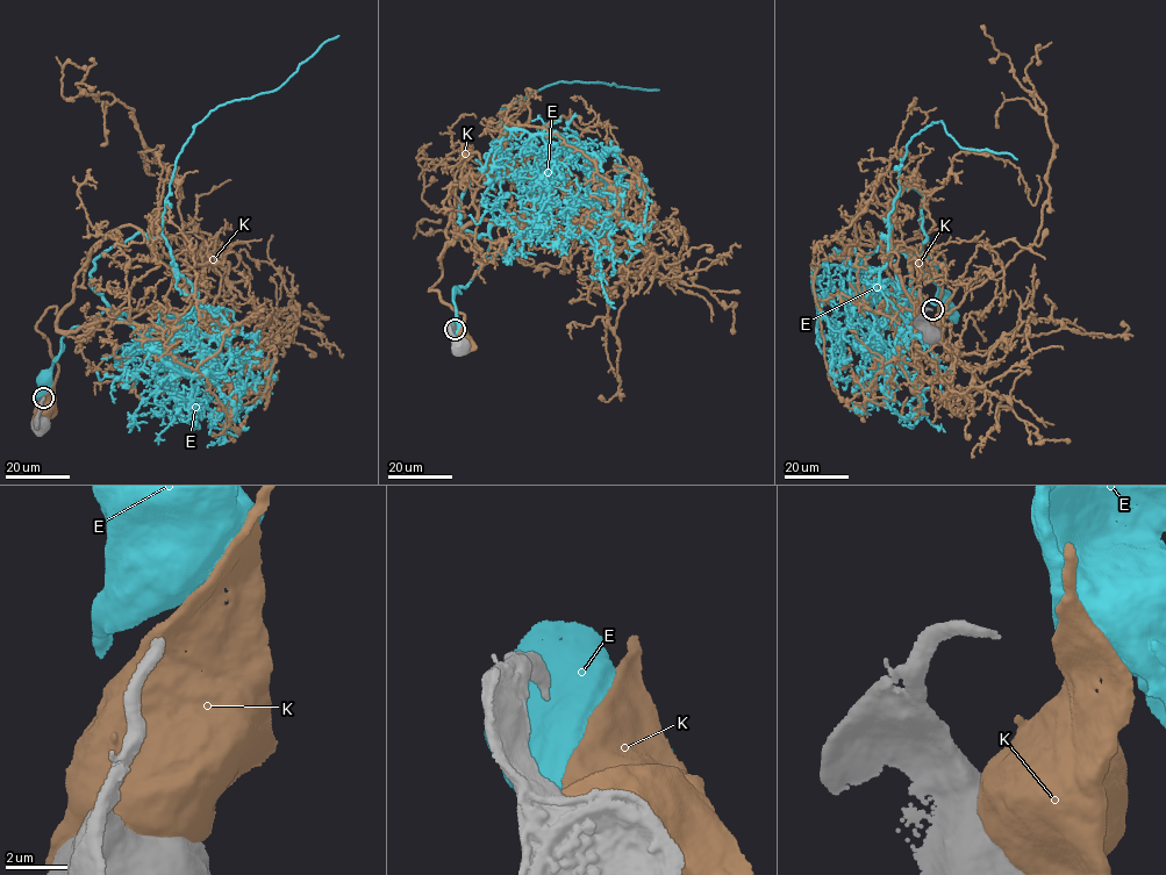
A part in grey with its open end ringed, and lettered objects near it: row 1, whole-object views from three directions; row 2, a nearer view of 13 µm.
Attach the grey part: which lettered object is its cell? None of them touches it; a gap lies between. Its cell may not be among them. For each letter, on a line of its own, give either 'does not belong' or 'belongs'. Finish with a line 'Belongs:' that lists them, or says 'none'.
E: does not belong
K: does not belong
Belongs: none

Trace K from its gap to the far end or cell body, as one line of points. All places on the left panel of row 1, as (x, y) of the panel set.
K: (44, 395), (43, 409)

